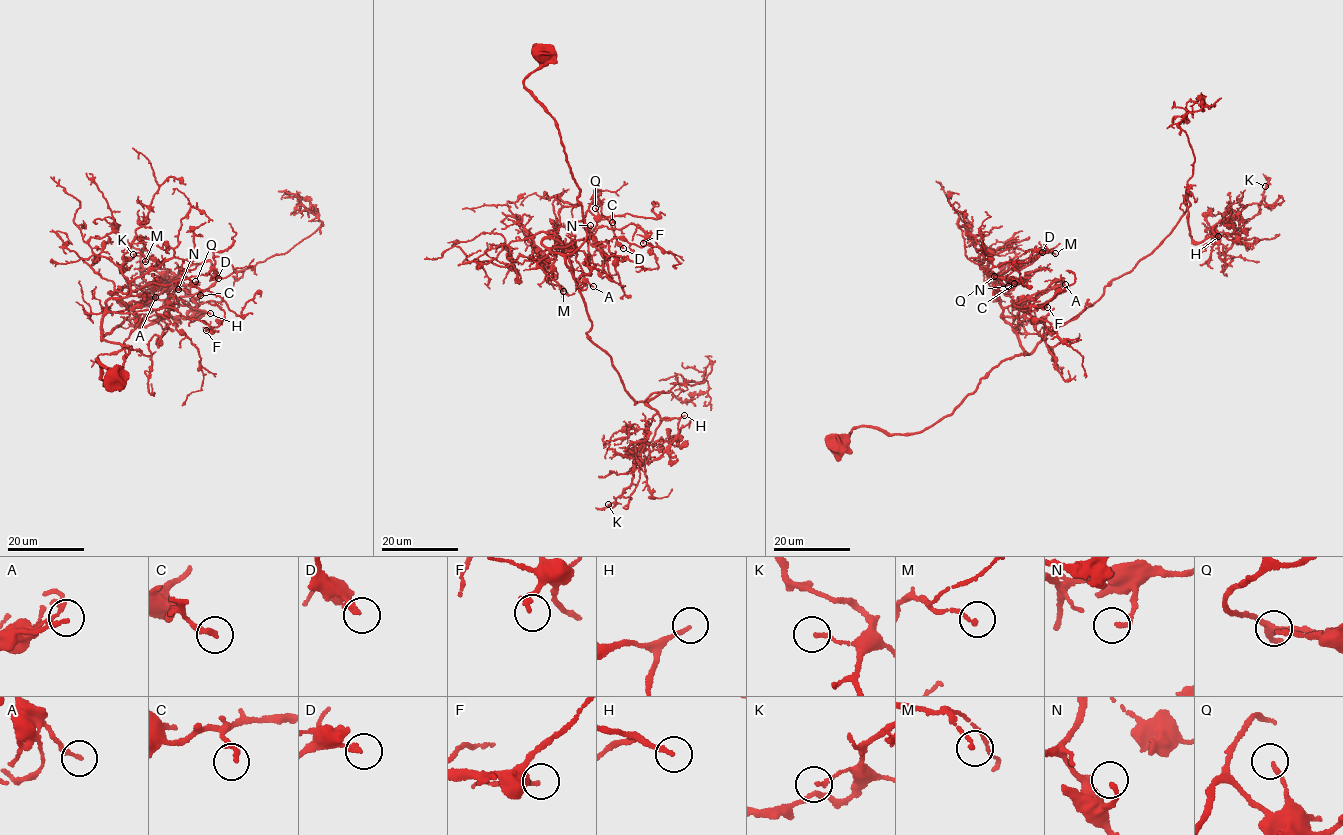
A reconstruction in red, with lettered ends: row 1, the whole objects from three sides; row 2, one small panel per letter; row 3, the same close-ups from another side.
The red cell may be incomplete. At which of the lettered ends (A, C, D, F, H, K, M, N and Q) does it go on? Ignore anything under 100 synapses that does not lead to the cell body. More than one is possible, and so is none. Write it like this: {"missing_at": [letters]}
{"missing_at": ["H"]}

